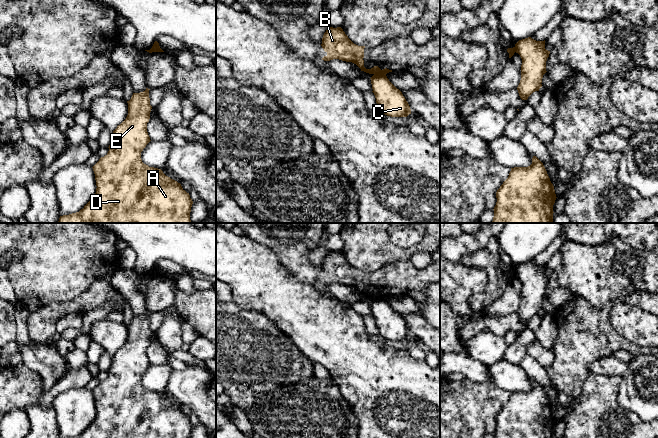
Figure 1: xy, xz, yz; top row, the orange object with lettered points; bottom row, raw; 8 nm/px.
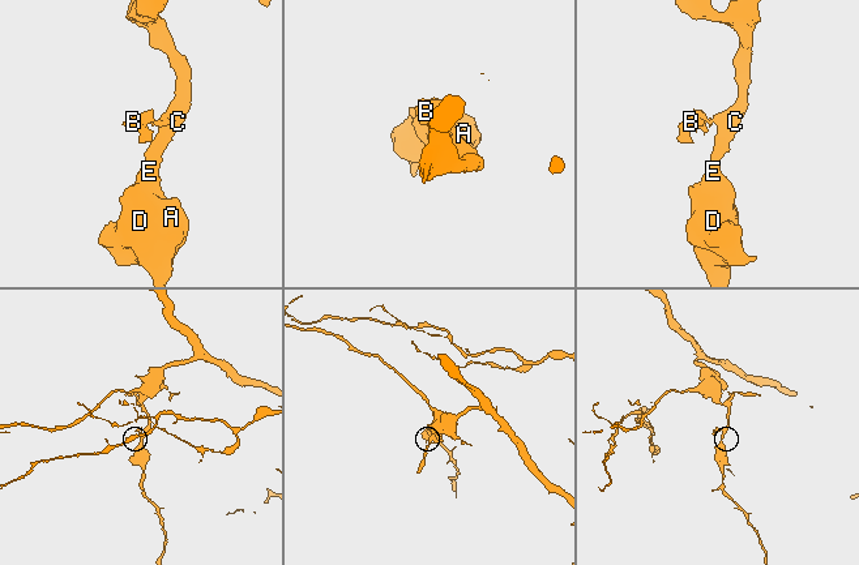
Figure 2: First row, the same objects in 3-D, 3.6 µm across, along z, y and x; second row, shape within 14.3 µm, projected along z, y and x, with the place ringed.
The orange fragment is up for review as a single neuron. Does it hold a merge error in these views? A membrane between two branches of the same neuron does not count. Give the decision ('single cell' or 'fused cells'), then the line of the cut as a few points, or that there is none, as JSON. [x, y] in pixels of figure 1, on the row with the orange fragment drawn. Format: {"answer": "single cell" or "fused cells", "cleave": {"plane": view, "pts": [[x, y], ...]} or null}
{"answer": "fused cells", "cleave": {"plane": "xz", "pts": [[374, 73], [385, 75]]}}

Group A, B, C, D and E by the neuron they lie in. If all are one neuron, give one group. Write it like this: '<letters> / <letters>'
A C D E / B

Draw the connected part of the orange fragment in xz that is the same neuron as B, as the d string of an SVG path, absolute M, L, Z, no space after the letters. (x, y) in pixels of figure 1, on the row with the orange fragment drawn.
M328 27L323 35L321 46L327 53L327 55L322 58L324 61L339 59L346 62L352 62L356 64L361 71L369 74L386 75L387 73L392 72L392 70L387 68L381 70L378 66L366 69L363 60L365 46L354 44L341 27Z

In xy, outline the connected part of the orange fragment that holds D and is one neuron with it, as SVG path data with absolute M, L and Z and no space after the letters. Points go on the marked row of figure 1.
M149 90L133 93L128 103L126 119L113 131L108 153L92 167L96 180L96 193L79 212L60 216L58 223L192 223L190 212L193 204L189 193L180 183L166 176L161 169L149 167L141 159L141 152L151 141L147 132L152 106Z

